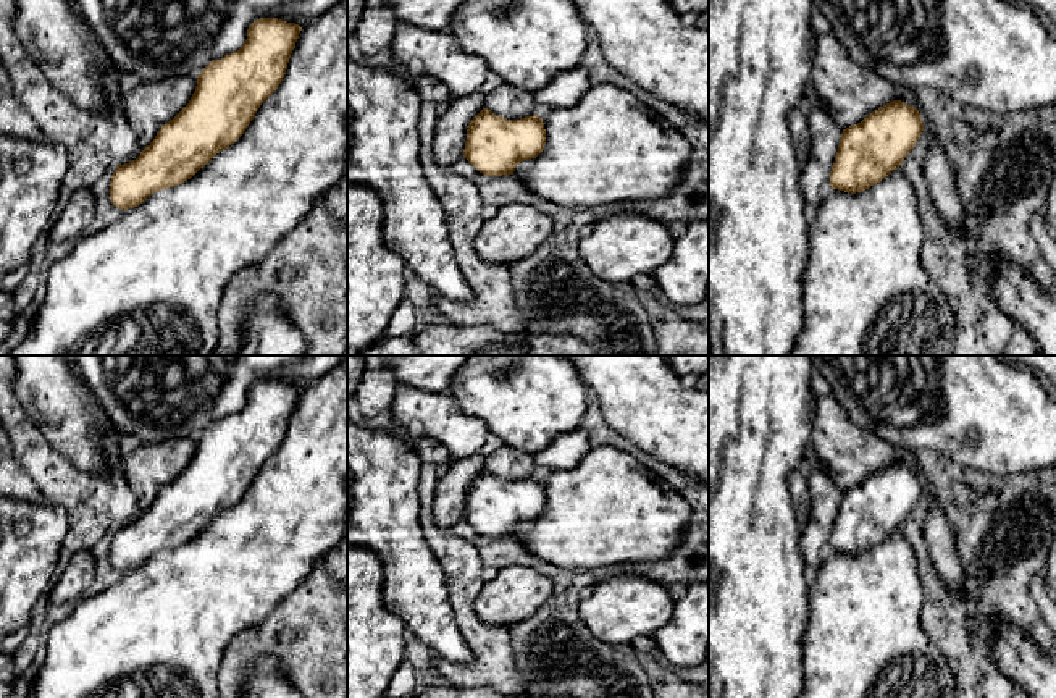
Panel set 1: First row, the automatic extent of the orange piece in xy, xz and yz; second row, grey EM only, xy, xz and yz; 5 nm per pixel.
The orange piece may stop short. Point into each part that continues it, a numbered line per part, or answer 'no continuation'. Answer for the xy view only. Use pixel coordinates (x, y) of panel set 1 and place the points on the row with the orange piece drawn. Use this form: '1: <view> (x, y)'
1: xy (150, 283)

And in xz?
1: xz (611, 147)

